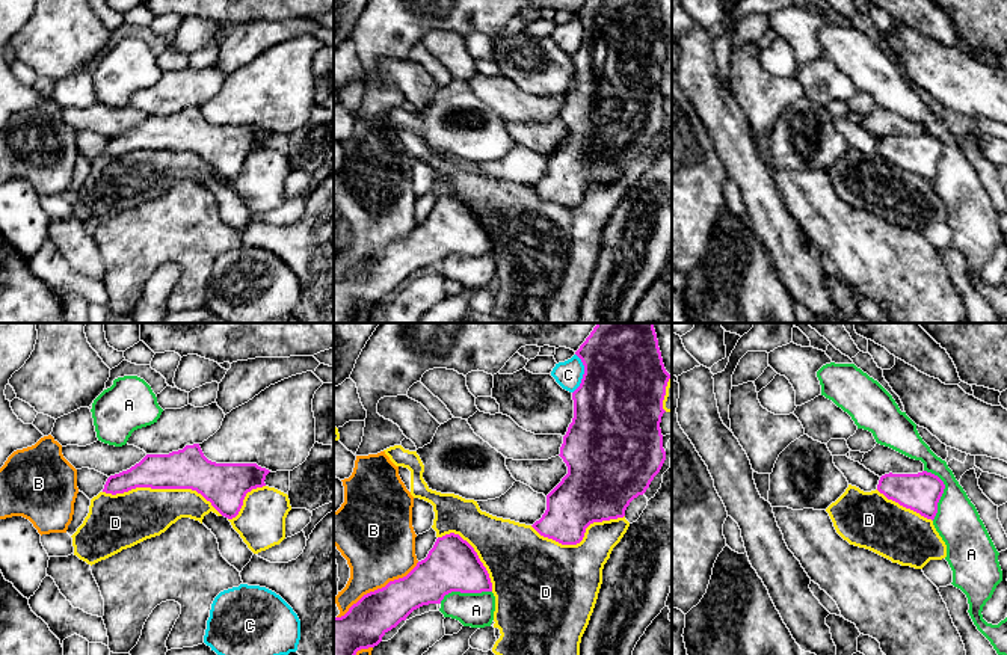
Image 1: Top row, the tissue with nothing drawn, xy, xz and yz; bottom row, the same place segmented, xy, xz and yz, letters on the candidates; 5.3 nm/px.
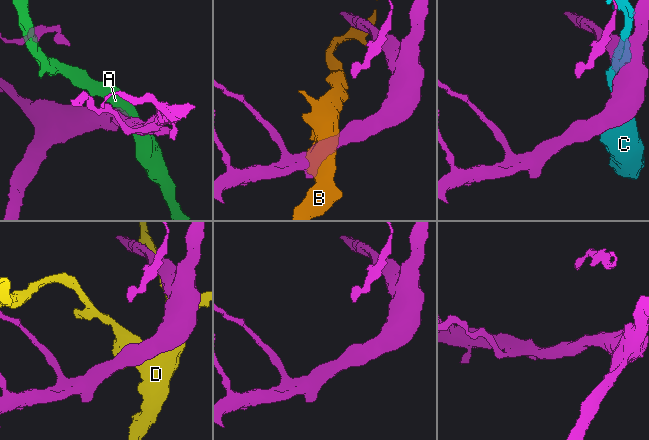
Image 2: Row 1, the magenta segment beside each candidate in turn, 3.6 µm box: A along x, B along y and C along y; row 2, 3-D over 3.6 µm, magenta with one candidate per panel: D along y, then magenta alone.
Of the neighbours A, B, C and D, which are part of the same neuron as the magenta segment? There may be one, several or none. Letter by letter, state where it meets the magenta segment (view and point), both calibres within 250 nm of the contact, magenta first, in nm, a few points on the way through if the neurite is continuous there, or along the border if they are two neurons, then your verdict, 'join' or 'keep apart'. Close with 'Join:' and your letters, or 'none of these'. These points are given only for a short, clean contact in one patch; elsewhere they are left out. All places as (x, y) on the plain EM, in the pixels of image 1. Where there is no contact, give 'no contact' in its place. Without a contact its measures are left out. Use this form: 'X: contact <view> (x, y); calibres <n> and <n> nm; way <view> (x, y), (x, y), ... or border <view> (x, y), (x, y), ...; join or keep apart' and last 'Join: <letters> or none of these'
A: contact yz (942, 154); calibres 200 and 240 nm; keep apart
B: contact xz (378, 251); calibres 240 and 380 nm; keep apart
C: contact xz (585, 35); calibres 480 and 150 nm; keep apart
D: contact xy (163, 150); calibres 220 and 280 nm; keep apart
Join: none of these

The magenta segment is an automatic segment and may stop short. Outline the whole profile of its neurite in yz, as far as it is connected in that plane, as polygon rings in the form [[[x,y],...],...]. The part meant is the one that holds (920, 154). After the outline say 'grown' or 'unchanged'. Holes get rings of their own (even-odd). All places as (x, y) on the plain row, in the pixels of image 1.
[[[927,133],[918,136],[889,134],[882,137],[877,146],[877,152],[888,161],[892,161],[932,183],[938,175],[938,165],[944,151],[944,143]]]; unchanged

